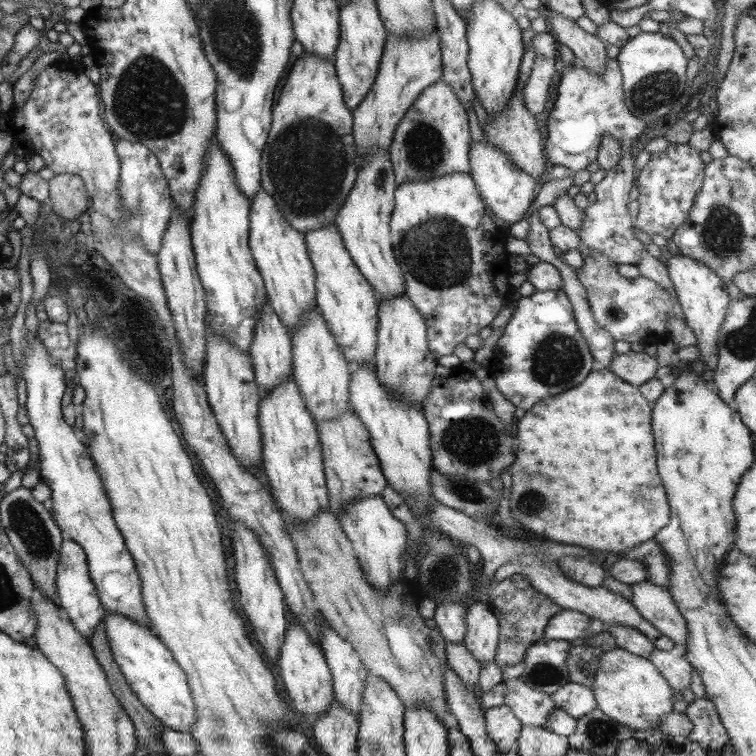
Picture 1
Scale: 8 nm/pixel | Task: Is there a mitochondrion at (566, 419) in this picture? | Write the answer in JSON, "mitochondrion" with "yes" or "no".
{"mitochondrion":"no"}

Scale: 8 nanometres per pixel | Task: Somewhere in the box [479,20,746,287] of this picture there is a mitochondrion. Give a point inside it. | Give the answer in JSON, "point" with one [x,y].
{"point":[654,92]}

